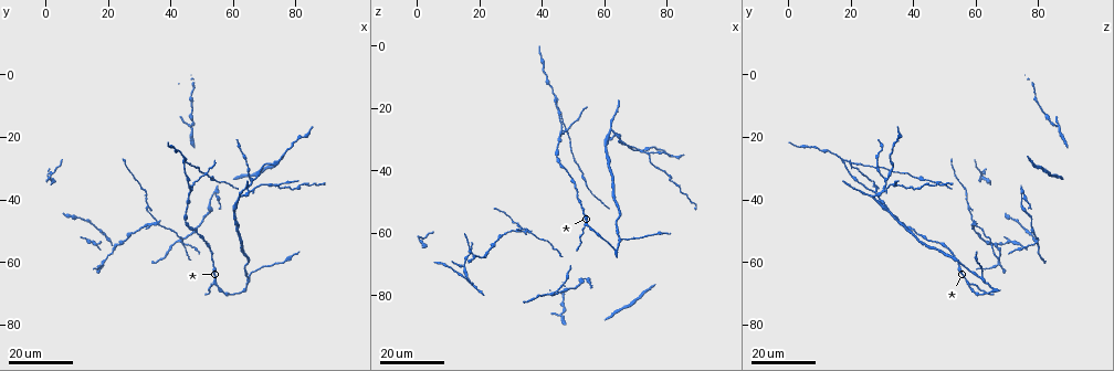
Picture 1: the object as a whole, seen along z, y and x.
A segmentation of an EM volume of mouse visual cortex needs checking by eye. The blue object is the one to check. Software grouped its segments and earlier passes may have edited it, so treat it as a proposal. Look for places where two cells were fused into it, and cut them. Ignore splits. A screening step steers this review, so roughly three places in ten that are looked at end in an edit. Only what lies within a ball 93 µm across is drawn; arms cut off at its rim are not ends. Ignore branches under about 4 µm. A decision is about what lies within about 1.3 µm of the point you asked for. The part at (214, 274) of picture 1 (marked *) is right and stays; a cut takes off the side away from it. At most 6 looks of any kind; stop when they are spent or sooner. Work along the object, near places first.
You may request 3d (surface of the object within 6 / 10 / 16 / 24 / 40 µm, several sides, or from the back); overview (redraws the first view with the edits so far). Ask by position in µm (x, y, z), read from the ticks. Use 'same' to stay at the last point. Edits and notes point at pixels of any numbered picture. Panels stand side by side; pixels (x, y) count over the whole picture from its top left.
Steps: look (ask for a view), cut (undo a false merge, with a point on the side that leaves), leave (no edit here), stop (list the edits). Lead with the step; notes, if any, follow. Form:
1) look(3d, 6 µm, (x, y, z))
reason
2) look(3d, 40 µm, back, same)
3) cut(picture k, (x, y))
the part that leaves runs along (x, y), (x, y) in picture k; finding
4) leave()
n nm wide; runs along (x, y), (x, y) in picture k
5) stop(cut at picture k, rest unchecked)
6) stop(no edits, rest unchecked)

look(3d, 16 µm, (73, 35, 35))
three arms meet

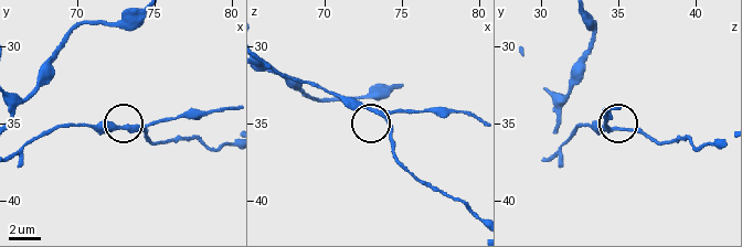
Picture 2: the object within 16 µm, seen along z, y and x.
look(3d, 6 µm, (74.0, 35.4, 34.4))

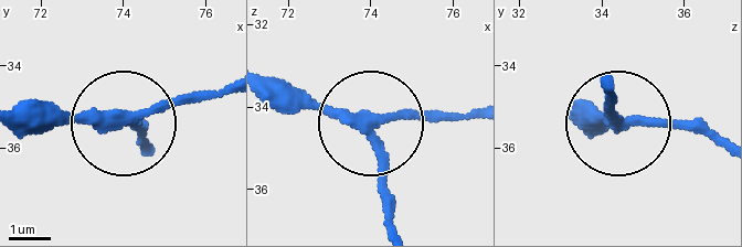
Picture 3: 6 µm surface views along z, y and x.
leave()
250 nm wide; runs along (269, 77), (364, 119), (466, 119) in picture 3; all the same cell

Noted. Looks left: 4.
look(3d, 16 µm, (47, 38, 28))
arms part here

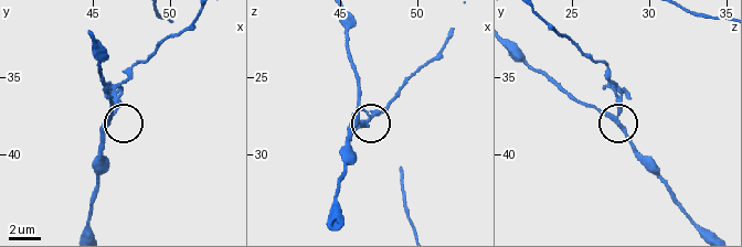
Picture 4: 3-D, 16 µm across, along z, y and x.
look(3d, 6 µm, (46.0, 37.4, 27.8))

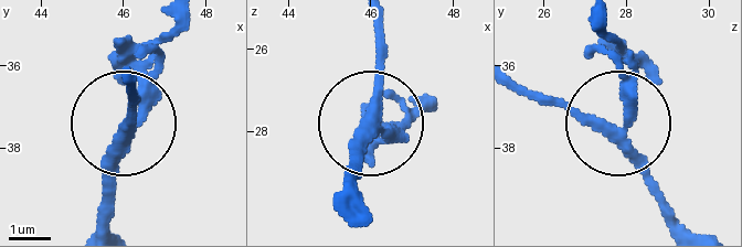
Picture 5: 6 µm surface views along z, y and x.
leave()
runs along (686, 227), (615, 126), (622, 41) in picture 5; continuous, no second cell

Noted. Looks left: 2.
look(3d, 24 µm, (62, 39, 27))
a fork

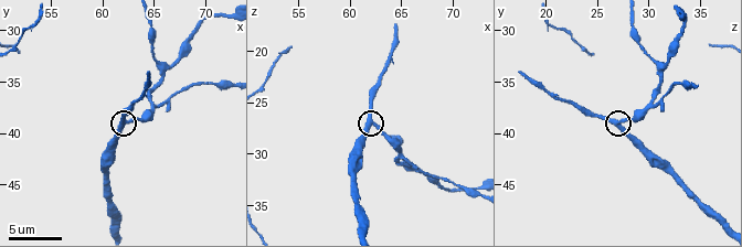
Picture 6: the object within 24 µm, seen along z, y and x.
look(3d, 6 µm, (62.2, 38.8, 26.8))
zoom in

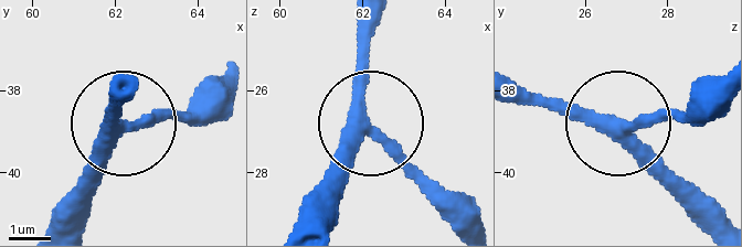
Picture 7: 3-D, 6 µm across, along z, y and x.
leave()
3 arms; runs along (303, 221), (366, 116), (366, 21) in picture 7; continuous, no second cell

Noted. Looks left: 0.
stop(no edits, rest unchecked)

